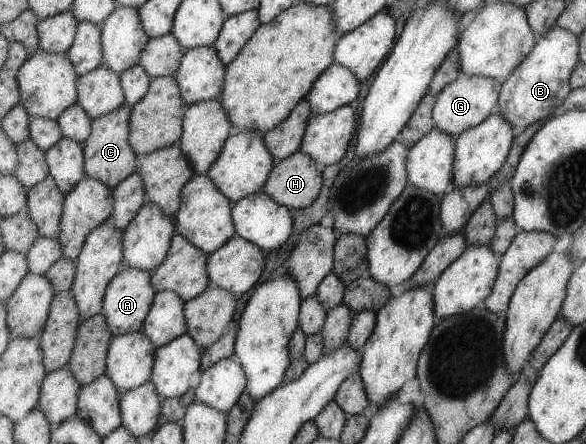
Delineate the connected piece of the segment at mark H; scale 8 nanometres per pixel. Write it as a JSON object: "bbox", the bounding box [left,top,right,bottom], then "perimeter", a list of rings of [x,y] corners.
{"bbox":[264,151,325,210],"perimeter":[[[296,151],[287,159],[277,161],[264,191],[293,210],[309,207],[323,189],[325,169],[325,164],[320,164],[307,152]]]}

